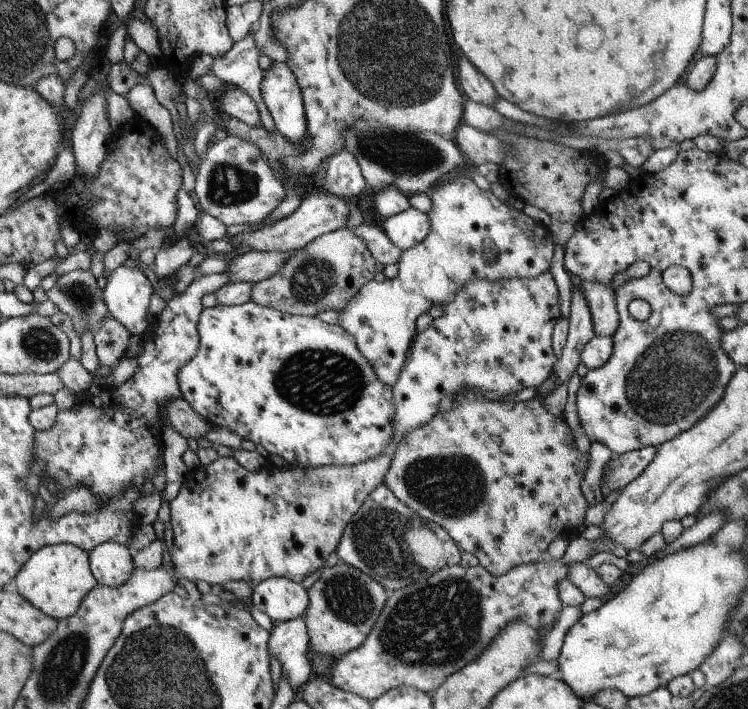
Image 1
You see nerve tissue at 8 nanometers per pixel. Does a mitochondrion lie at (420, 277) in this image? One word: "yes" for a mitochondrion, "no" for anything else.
no

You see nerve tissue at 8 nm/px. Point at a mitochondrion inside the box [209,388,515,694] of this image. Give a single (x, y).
(435, 624)

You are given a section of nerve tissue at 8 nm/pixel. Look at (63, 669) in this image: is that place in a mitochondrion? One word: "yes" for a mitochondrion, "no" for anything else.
yes

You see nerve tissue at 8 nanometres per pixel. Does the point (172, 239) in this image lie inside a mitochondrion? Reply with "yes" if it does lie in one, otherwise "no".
no

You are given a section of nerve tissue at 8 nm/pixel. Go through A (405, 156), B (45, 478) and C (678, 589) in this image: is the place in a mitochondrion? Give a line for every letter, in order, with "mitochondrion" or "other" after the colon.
A: mitochondrion
B: other
C: other

